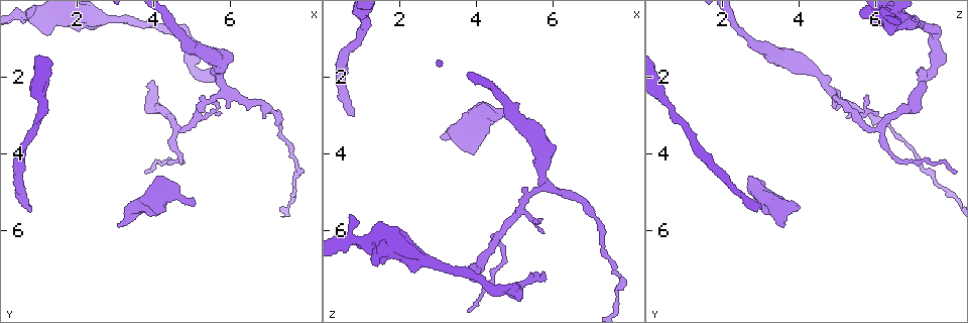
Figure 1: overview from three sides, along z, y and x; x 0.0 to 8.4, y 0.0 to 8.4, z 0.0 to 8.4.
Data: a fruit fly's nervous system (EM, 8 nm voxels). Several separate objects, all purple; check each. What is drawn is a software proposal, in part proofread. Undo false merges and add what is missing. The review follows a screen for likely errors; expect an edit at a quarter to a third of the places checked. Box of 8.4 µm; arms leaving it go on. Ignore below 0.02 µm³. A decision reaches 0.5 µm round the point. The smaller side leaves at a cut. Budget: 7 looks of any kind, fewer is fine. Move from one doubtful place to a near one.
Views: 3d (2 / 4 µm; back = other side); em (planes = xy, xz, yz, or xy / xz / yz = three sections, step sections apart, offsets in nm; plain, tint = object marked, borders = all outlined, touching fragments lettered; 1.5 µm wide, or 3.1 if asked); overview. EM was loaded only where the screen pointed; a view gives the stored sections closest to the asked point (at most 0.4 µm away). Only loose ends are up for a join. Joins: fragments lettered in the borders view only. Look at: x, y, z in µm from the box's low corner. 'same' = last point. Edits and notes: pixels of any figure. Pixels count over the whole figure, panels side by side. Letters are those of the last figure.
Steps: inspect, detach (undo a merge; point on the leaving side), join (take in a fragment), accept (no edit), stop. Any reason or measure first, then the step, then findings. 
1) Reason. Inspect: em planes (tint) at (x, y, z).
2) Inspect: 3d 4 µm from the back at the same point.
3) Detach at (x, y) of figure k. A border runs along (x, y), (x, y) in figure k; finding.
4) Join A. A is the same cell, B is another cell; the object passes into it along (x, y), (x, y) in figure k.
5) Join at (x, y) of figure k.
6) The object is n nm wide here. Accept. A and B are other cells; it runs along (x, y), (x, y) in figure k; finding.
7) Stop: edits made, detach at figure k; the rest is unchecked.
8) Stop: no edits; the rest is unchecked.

Branch stops here. Inspect: 3d 2 µm at (3.80, 2.25, 7.30).

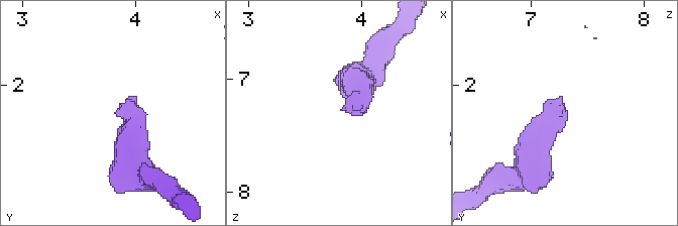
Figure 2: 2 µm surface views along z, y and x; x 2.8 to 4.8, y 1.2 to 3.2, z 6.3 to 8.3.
Now the EM. Inspect: em planes (borders) at (3.84, 2.24, 7.26).

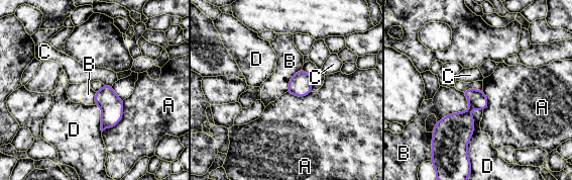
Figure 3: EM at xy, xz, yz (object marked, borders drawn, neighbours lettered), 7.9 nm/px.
Accept. A, B, C and D are other cells; a border runs along (463, 92), (468, 107), (437, 122) in figure 3; no lettered fragment goes on from it.

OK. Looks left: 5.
Thick end. Inspect: em planes (borders) at (3.10, 5.85, 3.60).

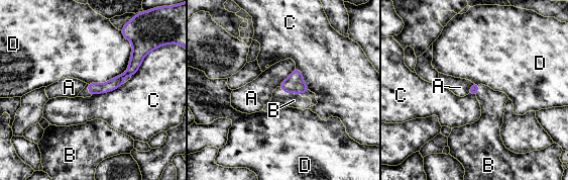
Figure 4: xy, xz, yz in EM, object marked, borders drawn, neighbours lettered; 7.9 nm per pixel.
The longest contact is with D, 500 nm. Join B. B is the same cell, A, C and D are other cells; the object passes into it along (294, 84), (289, 92), (294, 100) in figure 4; the neuron continues.

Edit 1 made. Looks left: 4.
End of a long branch. Inspect: em xy step 4 (borders) at (5.75, 1.85, 7.10).

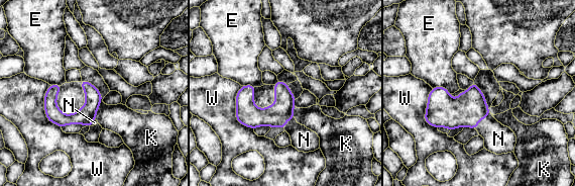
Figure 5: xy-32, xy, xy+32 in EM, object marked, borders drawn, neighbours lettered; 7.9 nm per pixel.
The longest contact is with W, 360 nm. Join N. N is the same cell, E, K and W are other cells; the object passes into it along (469, 107), (480, 118), (498, 138) in figure 5; it goes on there.

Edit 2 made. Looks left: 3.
Stop: edits made, join at figure 4, join at figure 5; the rest is unchecked.

